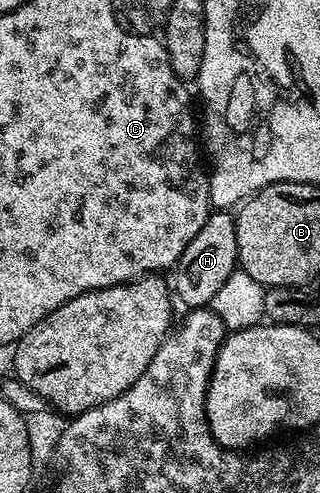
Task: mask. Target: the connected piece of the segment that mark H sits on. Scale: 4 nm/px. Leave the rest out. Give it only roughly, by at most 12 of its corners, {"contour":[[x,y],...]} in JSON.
{"contour":[[212,211],[174,267],[188,309],[236,270],[234,215]]}

